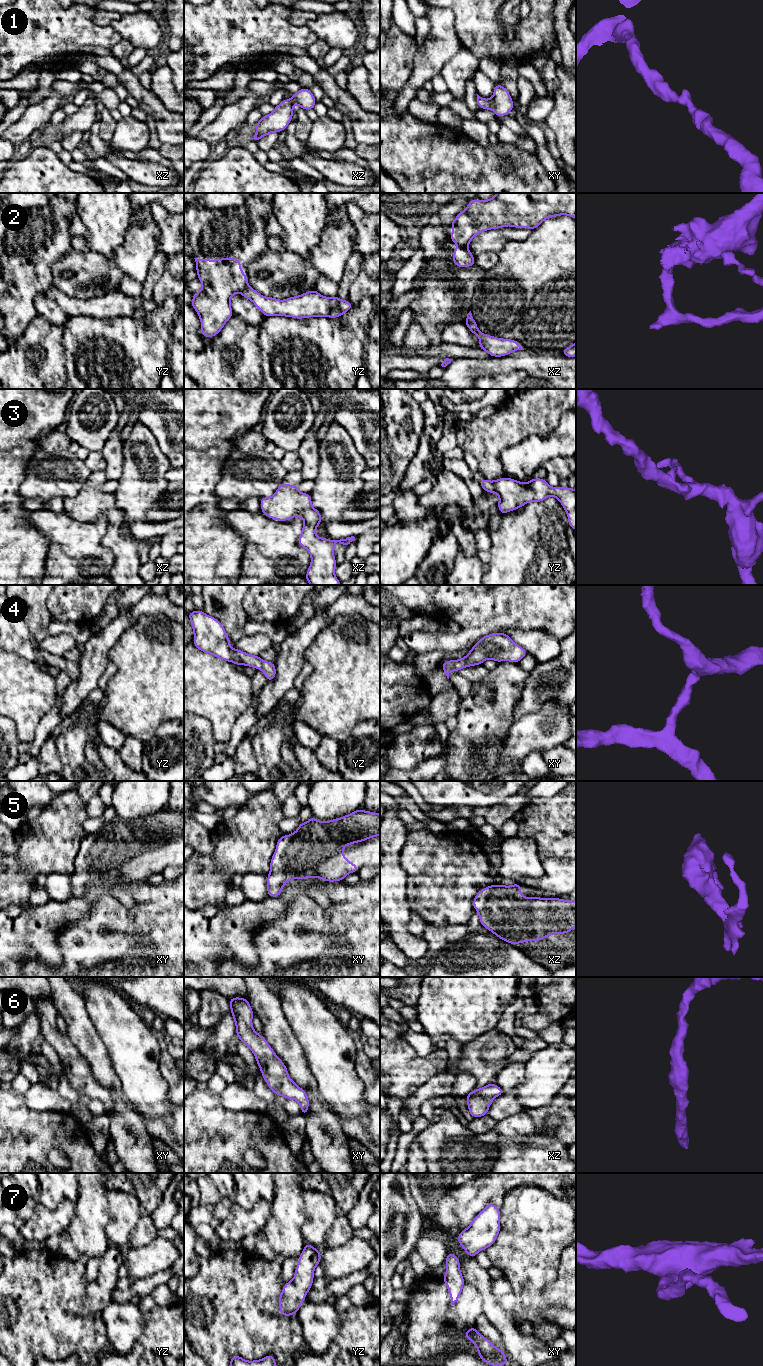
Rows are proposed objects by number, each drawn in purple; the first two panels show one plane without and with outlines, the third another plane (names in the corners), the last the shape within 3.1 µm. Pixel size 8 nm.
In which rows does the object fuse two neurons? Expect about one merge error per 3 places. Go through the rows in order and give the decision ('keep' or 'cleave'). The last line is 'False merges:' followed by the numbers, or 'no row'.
1: keep
2: cleave
3: keep
4: keep
5: keep
6: keep
7: keep
False merges: 2

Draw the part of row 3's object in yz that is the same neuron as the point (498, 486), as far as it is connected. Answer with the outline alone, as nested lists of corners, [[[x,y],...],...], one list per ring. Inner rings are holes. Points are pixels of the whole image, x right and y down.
[[[507,477],[494,481],[483,478],[479,484],[483,491],[496,493],[499,496],[497,506],[501,514],[519,509],[529,502],[542,502],[548,496],[553,496],[565,509],[568,526],[576,530],[576,489],[551,487],[543,478],[533,478],[526,483]]]

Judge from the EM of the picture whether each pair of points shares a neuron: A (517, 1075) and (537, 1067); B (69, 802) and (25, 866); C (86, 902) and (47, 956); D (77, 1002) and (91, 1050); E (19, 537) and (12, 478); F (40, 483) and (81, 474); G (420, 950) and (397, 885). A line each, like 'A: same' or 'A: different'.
A: different
B: same
C: same
D: same
E: same
F: same
G: same

